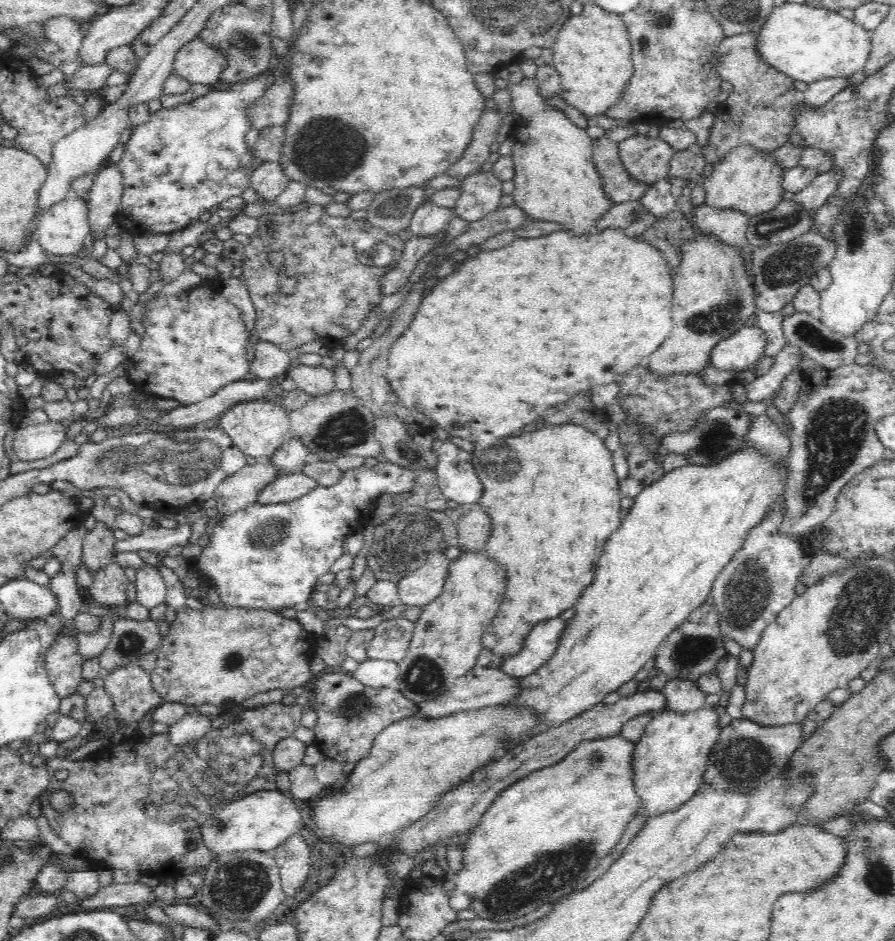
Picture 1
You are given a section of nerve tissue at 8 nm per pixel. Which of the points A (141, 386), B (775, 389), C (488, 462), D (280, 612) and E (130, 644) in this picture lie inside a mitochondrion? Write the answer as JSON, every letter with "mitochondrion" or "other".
{"A":"other","B":"other","C":"mitochondrion","D":"other","E":"mitochondrion"}

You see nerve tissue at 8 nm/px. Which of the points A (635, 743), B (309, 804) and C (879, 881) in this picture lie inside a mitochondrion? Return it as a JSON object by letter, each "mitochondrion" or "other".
{"A":"other","B":"other","C":"mitochondrion"}

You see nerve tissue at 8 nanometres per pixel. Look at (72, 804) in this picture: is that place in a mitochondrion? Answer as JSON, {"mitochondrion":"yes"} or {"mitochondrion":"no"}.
{"mitochondrion":"no"}

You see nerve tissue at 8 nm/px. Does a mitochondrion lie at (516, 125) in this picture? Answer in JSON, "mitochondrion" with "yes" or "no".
{"mitochondrion":"no"}

